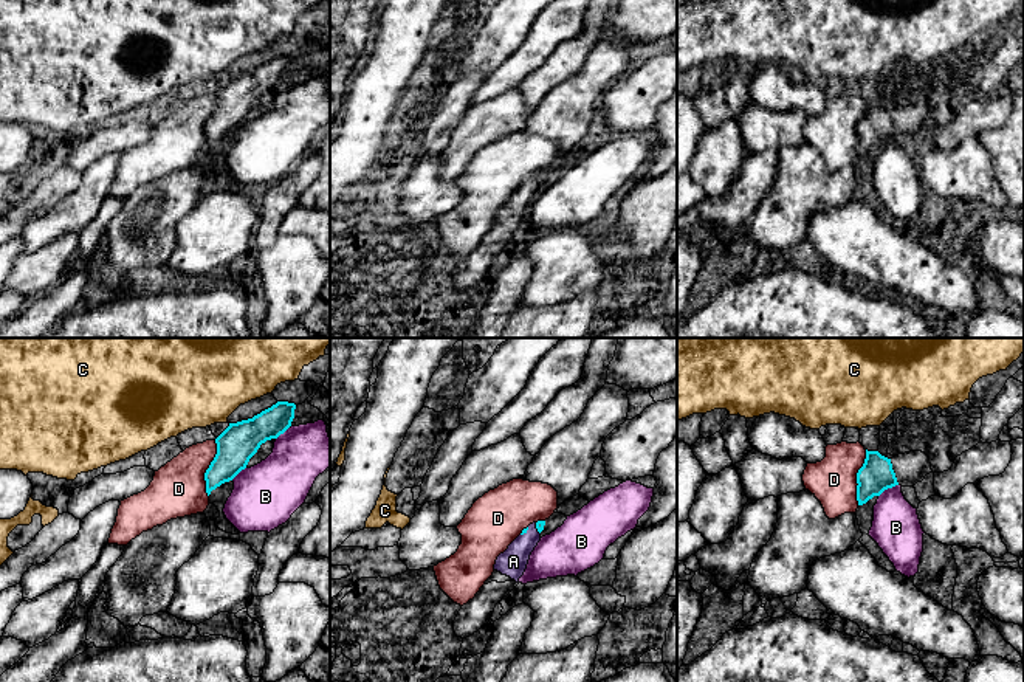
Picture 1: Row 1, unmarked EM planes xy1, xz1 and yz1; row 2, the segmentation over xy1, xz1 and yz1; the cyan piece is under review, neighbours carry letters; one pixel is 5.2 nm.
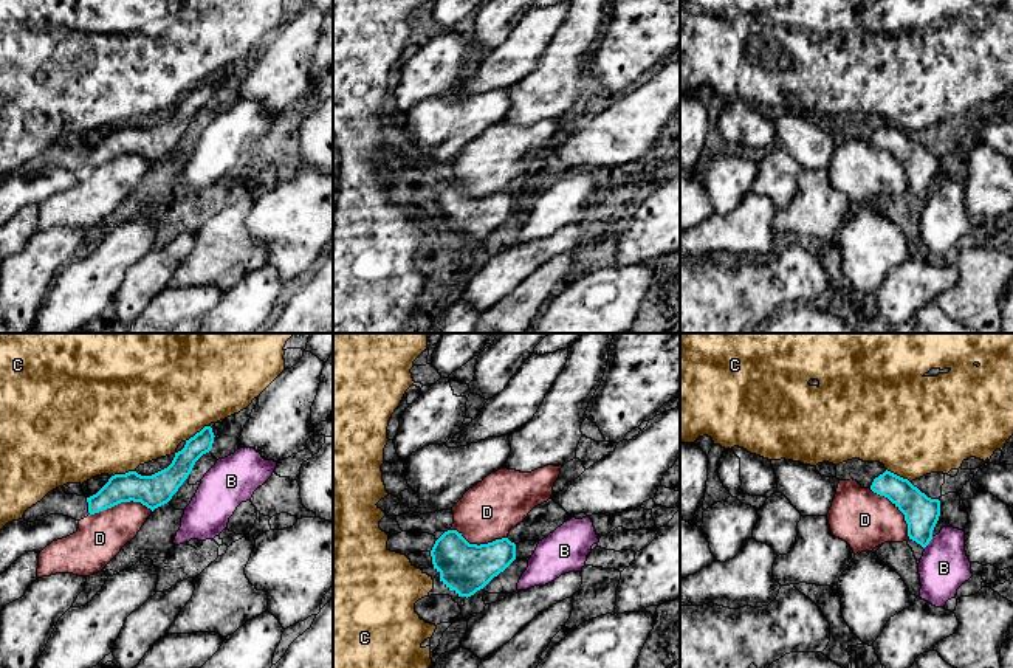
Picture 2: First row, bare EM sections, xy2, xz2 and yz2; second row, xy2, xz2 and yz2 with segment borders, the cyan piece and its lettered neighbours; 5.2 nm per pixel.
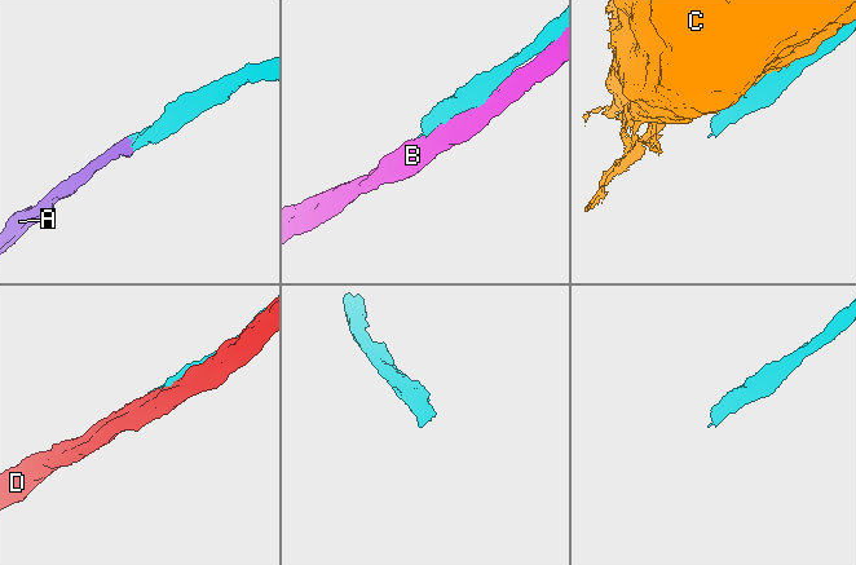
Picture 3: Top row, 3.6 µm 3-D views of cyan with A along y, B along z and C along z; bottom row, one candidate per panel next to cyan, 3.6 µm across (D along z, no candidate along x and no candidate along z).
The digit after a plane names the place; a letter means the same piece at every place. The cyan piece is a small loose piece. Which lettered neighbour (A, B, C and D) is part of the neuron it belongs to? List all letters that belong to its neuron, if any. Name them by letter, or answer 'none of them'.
A

